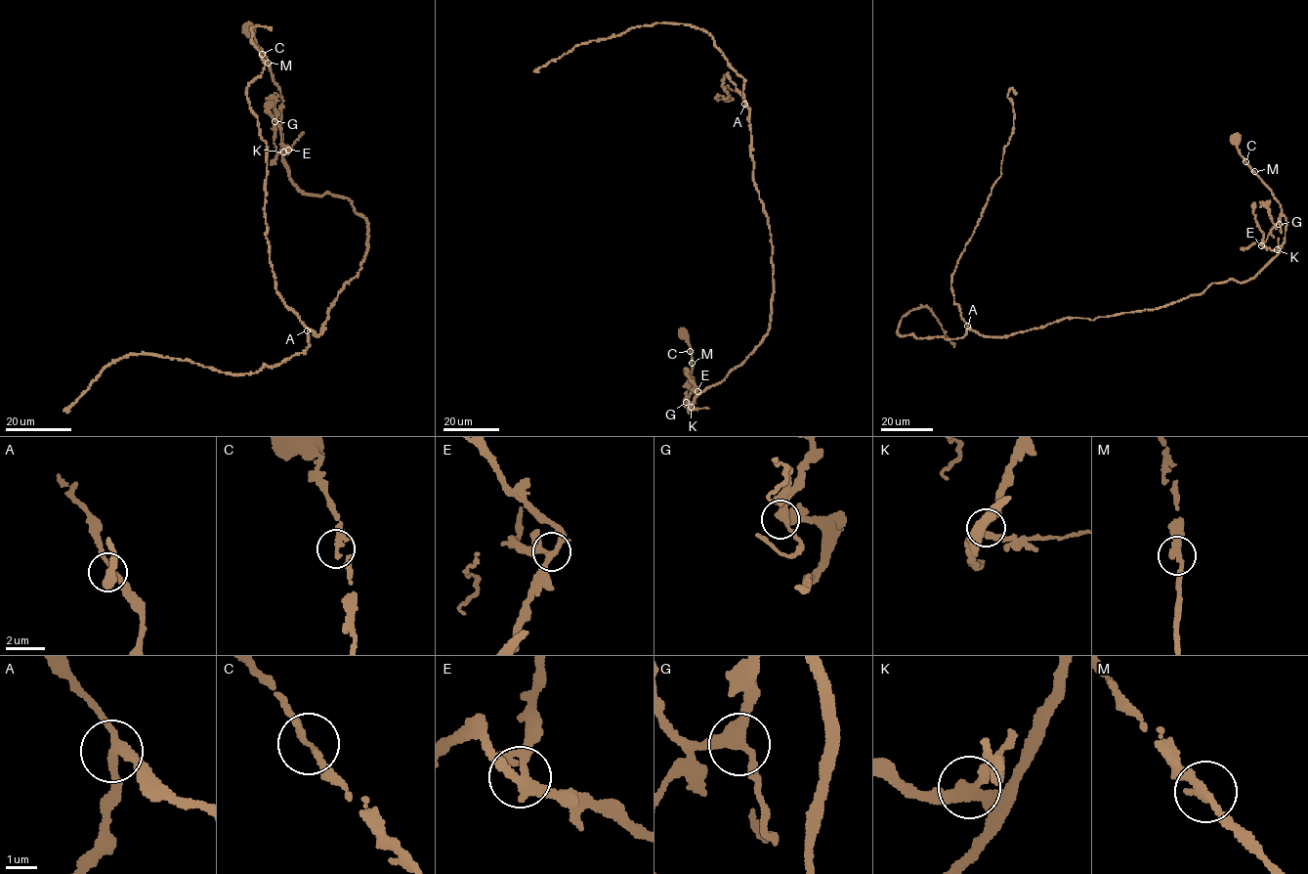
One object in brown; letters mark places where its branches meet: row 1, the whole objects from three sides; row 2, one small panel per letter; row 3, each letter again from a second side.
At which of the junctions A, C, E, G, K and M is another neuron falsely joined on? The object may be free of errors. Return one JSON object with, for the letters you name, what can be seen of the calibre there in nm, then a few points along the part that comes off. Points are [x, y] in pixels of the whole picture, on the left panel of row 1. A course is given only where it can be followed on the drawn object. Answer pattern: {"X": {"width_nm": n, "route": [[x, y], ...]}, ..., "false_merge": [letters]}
{"false_merge": []}

